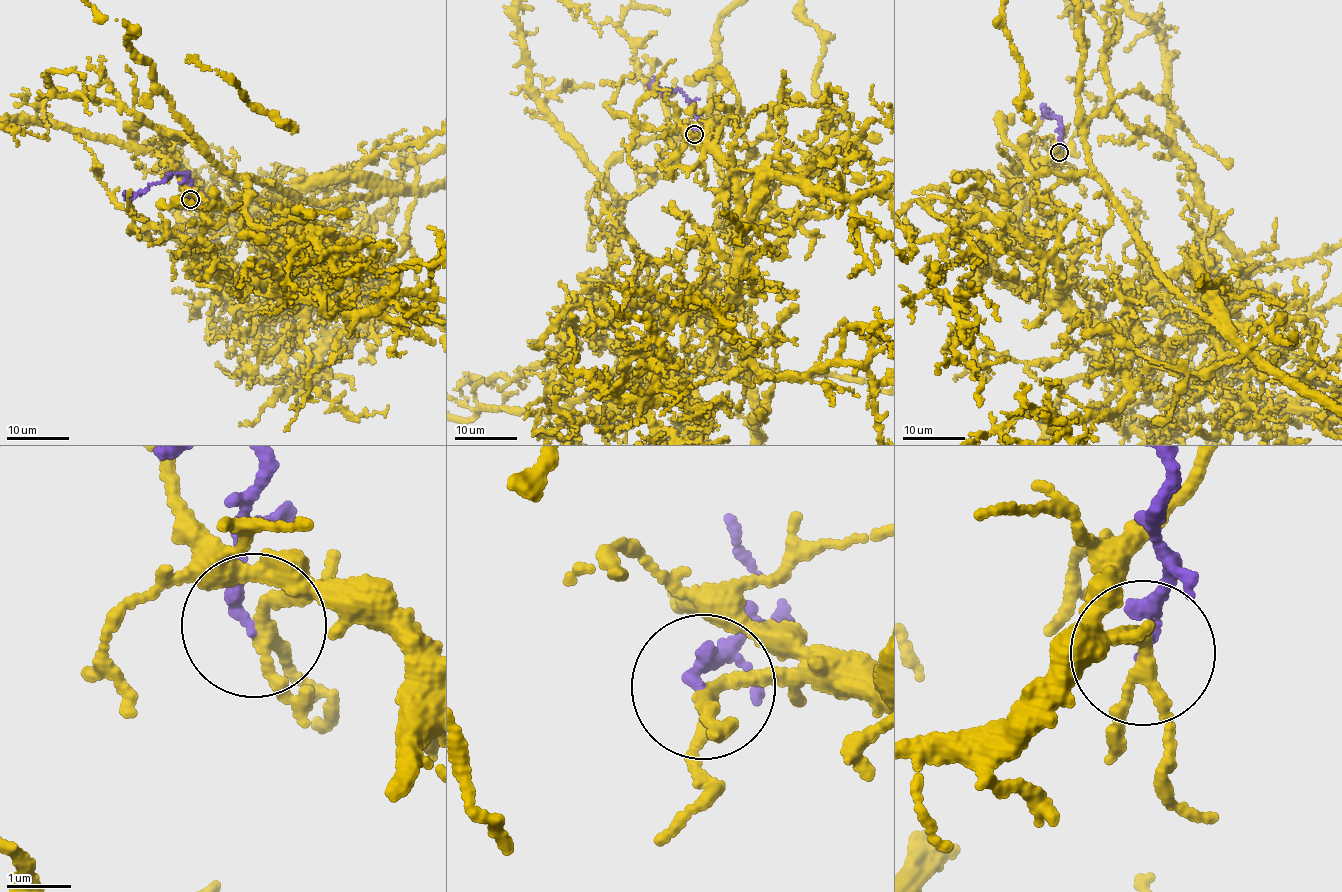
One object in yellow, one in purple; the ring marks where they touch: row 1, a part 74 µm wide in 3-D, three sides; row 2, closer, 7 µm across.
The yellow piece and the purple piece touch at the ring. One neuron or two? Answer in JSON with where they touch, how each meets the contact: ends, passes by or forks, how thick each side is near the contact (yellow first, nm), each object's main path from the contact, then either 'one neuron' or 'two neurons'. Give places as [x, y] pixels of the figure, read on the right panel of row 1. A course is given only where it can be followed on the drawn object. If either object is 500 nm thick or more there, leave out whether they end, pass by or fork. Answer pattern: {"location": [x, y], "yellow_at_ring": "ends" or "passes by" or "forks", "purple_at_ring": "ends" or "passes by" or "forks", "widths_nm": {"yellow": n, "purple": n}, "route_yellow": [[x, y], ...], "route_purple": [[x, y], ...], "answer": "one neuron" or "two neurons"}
{"location": [1059, 152], "yellow_at_ring": "forks", "purple_at_ring": "ends", "widths_nm": {"yellow": 180, "purple": 220}, "route_purple": [[1059, 151], [1058, 118], [1044, 111], [1057, 117]], "answer": "two neurons"}

